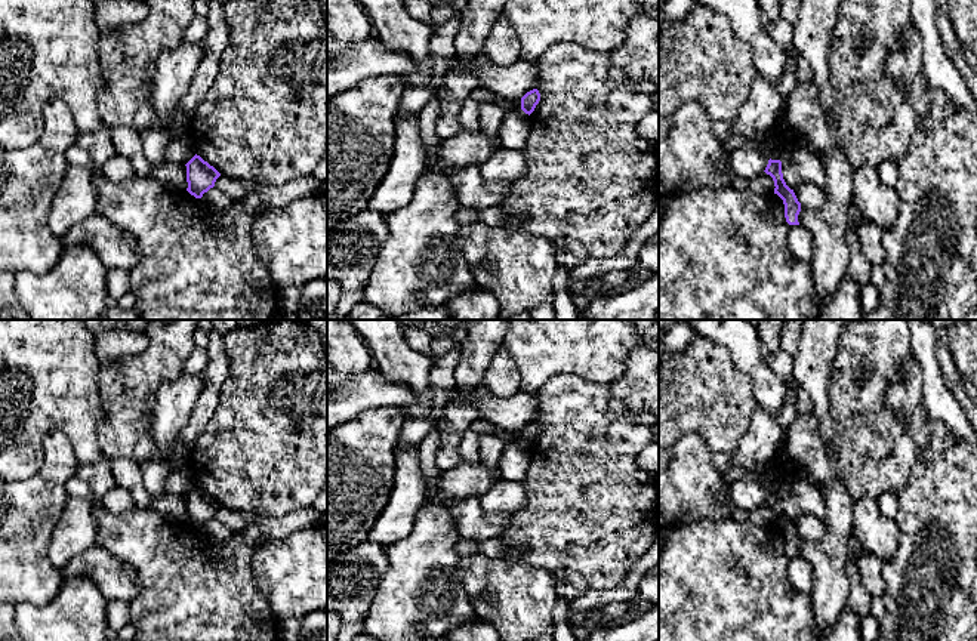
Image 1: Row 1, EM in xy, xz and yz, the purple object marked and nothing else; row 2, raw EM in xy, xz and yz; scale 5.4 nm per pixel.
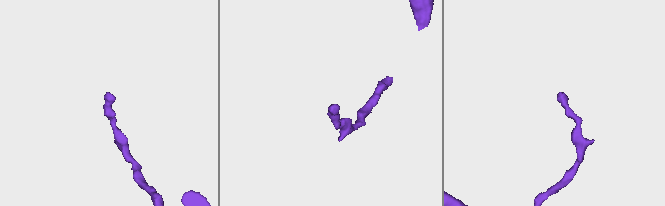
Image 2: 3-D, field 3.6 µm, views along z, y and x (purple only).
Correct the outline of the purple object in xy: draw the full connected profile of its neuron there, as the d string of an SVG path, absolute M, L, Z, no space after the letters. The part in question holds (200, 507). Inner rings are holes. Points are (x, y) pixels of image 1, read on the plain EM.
M194 487L187 496L187 523L195 530L201 530L204 524L215 518L221 505L204 493L200 487Z

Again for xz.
M533 420L530 423L527 423L523 429L521 429L521 441L526 444L526 446L531 446L536 440L536 437L539 435L540 432L540 425L537 420Z

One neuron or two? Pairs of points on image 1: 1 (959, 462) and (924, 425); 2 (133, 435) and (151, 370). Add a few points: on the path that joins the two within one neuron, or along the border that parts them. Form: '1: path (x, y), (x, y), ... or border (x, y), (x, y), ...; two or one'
1: border (958, 437), (942, 452), (930, 458), (918, 458); two
2: path (133, 419), (135, 387); one

